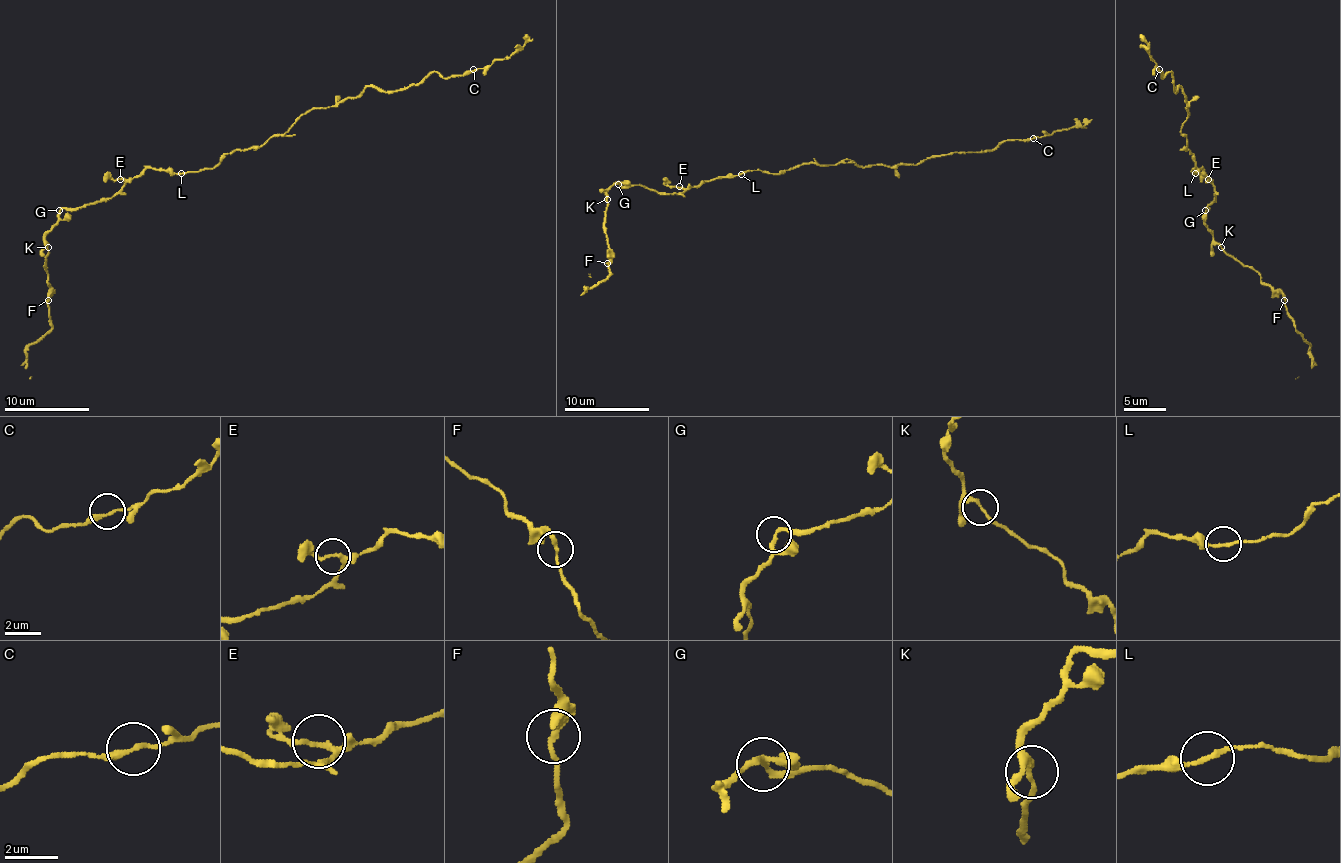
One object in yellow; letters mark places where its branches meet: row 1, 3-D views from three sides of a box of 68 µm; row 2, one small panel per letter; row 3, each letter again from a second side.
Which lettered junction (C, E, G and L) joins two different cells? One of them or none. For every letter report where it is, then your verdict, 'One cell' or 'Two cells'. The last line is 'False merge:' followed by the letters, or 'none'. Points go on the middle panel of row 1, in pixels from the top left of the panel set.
C: Place: (1033, 138). One cell
E: Place: (679, 186). One cell
G: Place: (618, 184). One cell
L: Place: (741, 174). One cell
False merge: none

